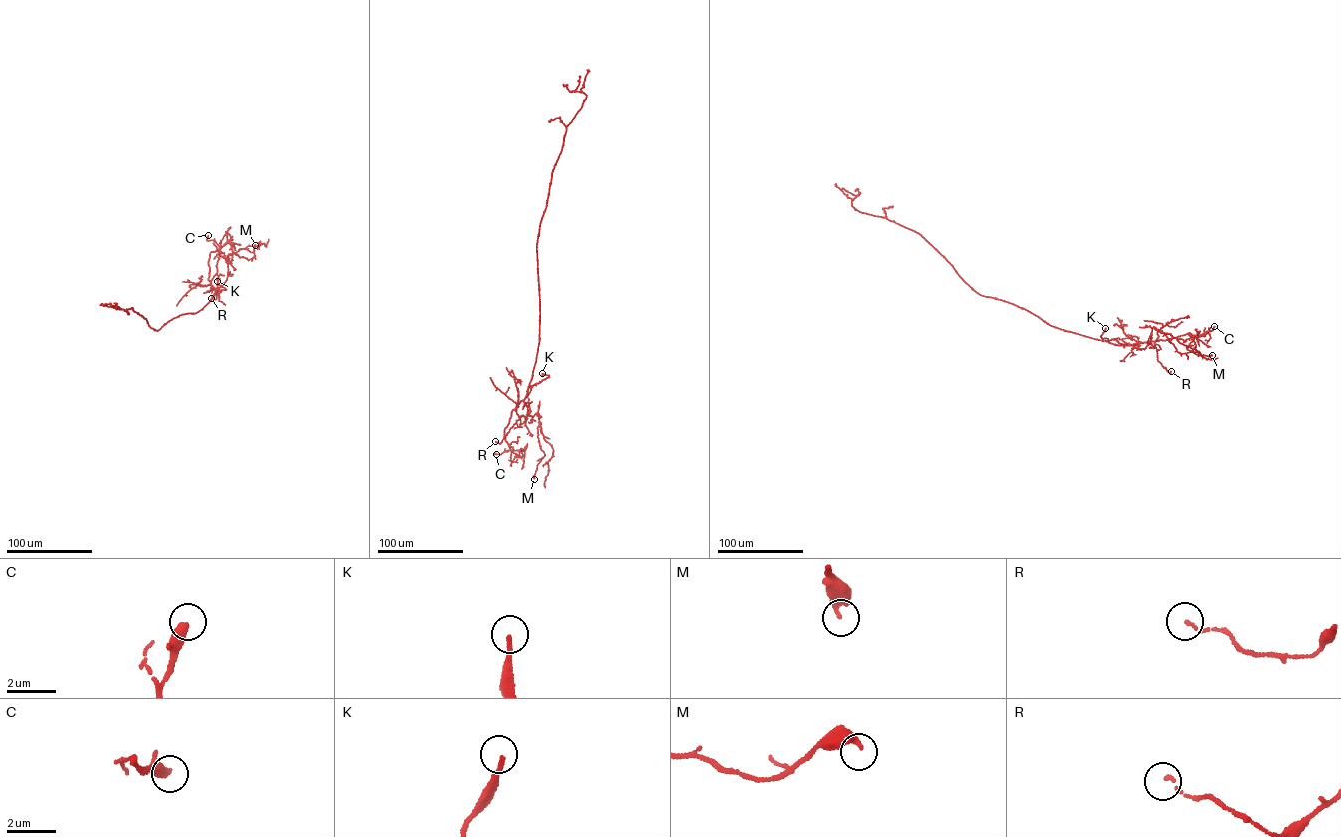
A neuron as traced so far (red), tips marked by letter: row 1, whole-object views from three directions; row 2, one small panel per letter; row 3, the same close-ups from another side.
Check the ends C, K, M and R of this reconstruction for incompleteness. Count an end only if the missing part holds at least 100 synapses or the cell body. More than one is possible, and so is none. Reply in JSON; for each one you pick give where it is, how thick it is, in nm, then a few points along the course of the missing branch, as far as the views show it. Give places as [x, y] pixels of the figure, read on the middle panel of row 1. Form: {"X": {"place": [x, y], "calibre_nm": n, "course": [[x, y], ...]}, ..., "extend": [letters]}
{"extend": []}

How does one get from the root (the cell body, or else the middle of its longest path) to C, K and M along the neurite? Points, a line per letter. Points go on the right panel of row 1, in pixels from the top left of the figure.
C: (1028, 311), (1061, 329), (1123, 345), (1164, 340), (1189, 333), (1198, 337), (1214, 326)
K: (1028, 311), (1061, 329), (1127, 345), (1115, 338), (1102, 338), (1105, 328)
M: (1028, 311), (1061, 329), (1135, 348), (1145, 347), (1154, 327), (1165, 335), (1179, 352), (1212, 355)

